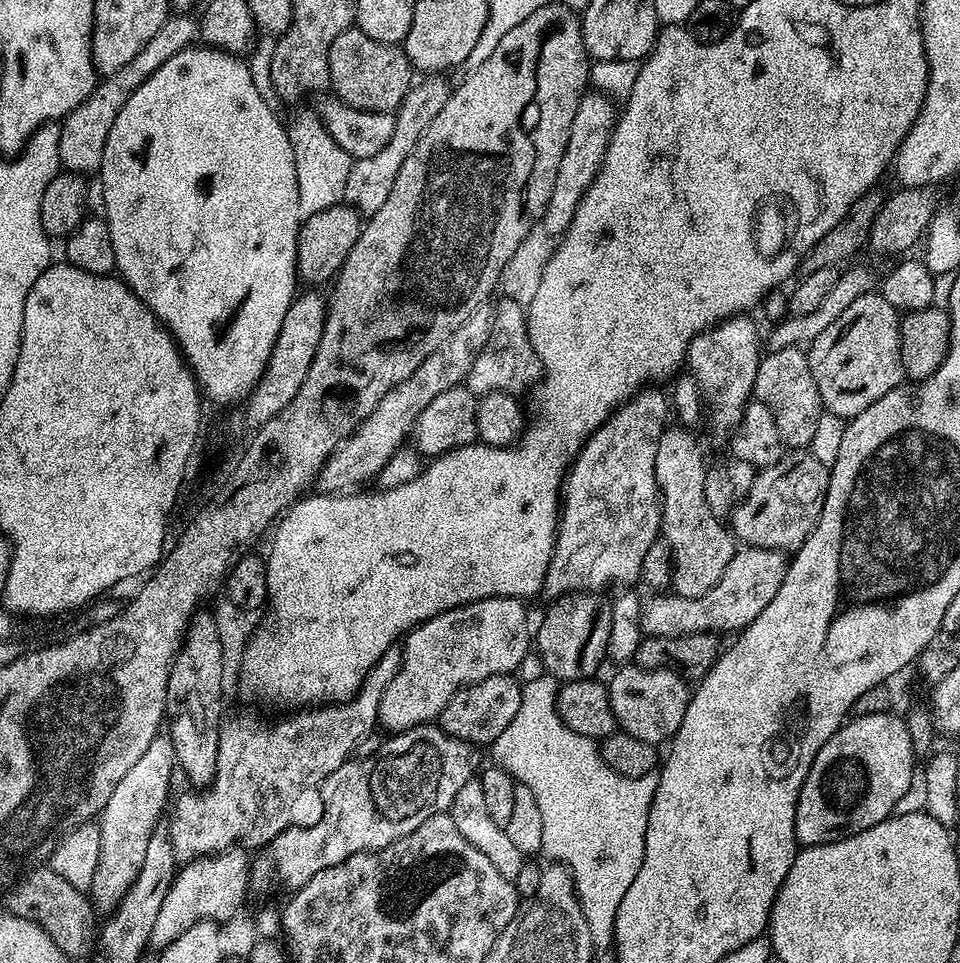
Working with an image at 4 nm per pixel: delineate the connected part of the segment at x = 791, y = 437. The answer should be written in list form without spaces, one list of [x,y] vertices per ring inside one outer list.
[[[803,347],[768,352],[756,371],[754,396],[762,401],[770,414],[774,414],[774,423],[778,425],[778,434],[782,434],[785,449],[804,450],[809,447],[818,427],[822,405]]]

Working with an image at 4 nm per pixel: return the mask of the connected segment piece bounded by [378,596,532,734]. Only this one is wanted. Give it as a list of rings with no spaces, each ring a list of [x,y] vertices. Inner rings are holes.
[[[491,596],[489,600],[475,600],[472,604],[463,604],[460,608],[455,608],[449,612],[438,614],[434,618],[430,618],[425,624],[420,624],[418,627],[412,629],[406,637],[406,643],[402,646],[402,659],[400,661],[400,669],[398,674],[394,674],[391,682],[385,686],[382,694],[382,702],[380,703],[380,719],[378,721],[379,727],[385,728],[385,733],[395,734],[398,732],[405,732],[411,728],[417,728],[419,724],[427,724],[435,721],[440,715],[440,711],[446,707],[454,698],[454,694],[459,688],[463,688],[469,684],[477,684],[480,680],[490,678],[494,674],[502,674],[507,672],[509,674],[515,673],[516,668],[523,662],[529,648],[532,644],[532,628],[528,626],[528,616],[523,606],[525,604],[519,597],[515,596]]]

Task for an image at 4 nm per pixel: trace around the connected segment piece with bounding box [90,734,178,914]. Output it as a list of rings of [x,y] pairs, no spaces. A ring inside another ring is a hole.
[[[157,734],[150,746],[146,746],[146,754],[142,754],[142,758],[138,758],[138,762],[126,770],[122,782],[114,786],[114,794],[110,794],[98,817],[101,850],[90,887],[90,900],[99,911],[101,908],[108,914],[119,908],[130,886],[138,878],[142,870],[142,858],[146,858],[146,846],[153,832],[157,831],[159,824],[156,823],[168,800],[172,771],[176,772],[177,768],[174,742],[168,734]]]

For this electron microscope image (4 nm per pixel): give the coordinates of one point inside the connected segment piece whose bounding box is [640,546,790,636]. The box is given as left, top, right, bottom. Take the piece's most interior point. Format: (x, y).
(748, 585)

